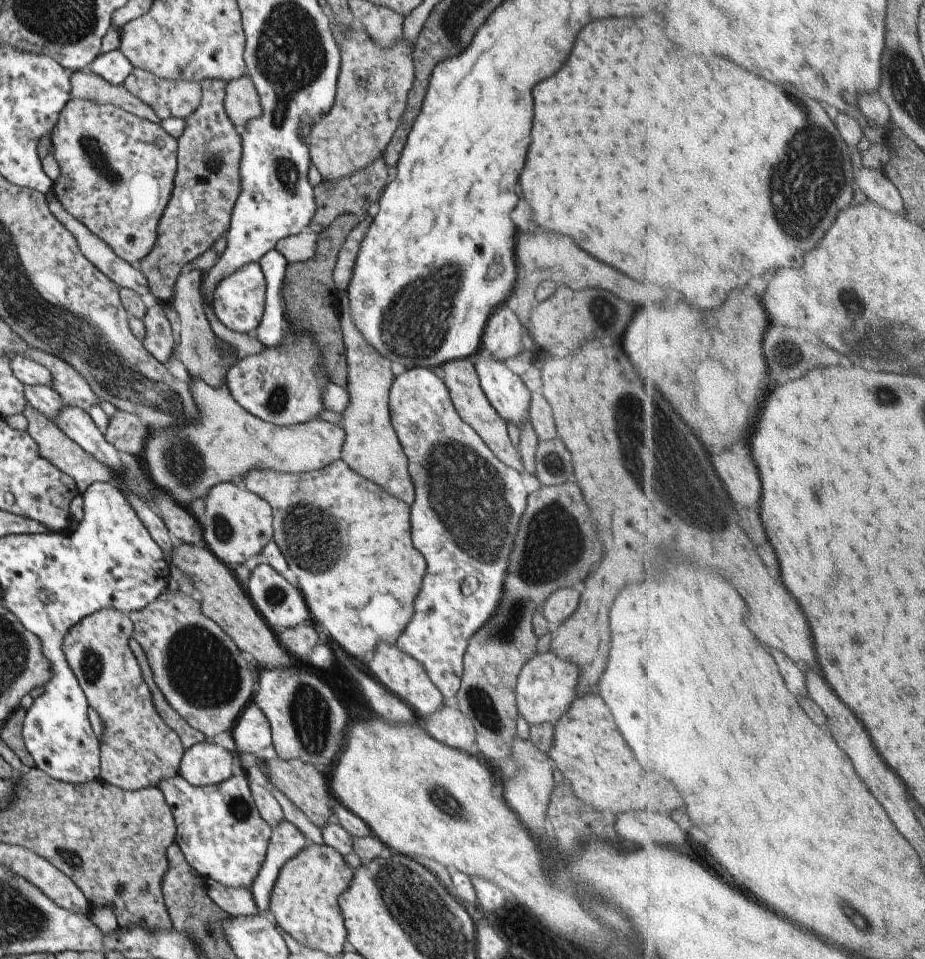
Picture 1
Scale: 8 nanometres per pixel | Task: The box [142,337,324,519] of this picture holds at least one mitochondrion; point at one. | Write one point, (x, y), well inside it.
(179, 456)

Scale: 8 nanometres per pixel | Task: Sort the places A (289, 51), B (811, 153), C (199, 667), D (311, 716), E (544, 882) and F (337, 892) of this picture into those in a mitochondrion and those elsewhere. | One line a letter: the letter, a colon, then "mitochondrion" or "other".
A: mitochondrion
B: mitochondrion
C: mitochondrion
D: mitochondrion
E: other
F: other

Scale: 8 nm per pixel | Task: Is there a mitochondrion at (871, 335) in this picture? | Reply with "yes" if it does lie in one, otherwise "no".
yes

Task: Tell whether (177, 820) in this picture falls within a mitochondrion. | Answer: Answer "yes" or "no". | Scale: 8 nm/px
no

